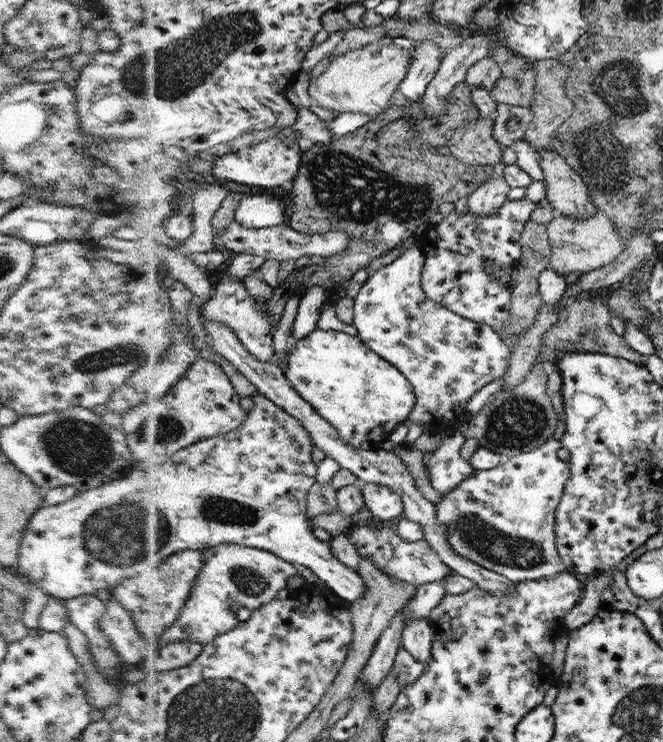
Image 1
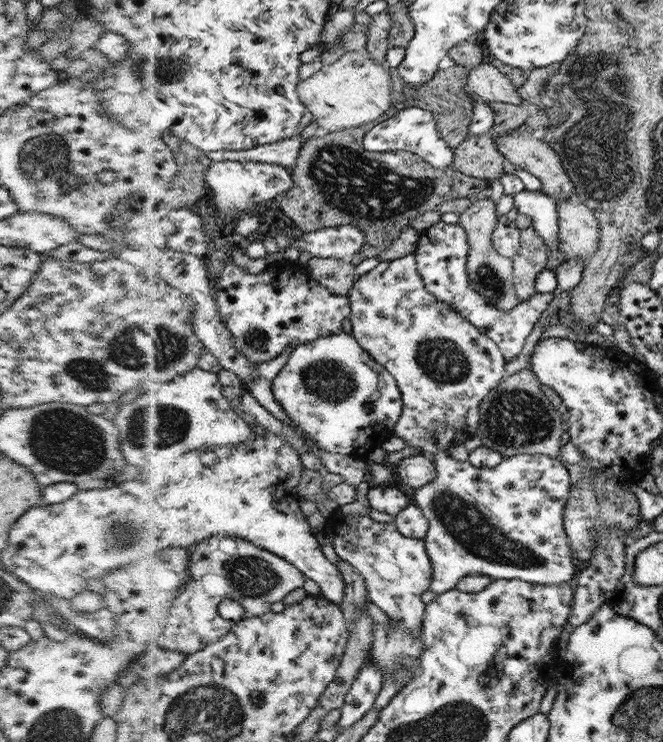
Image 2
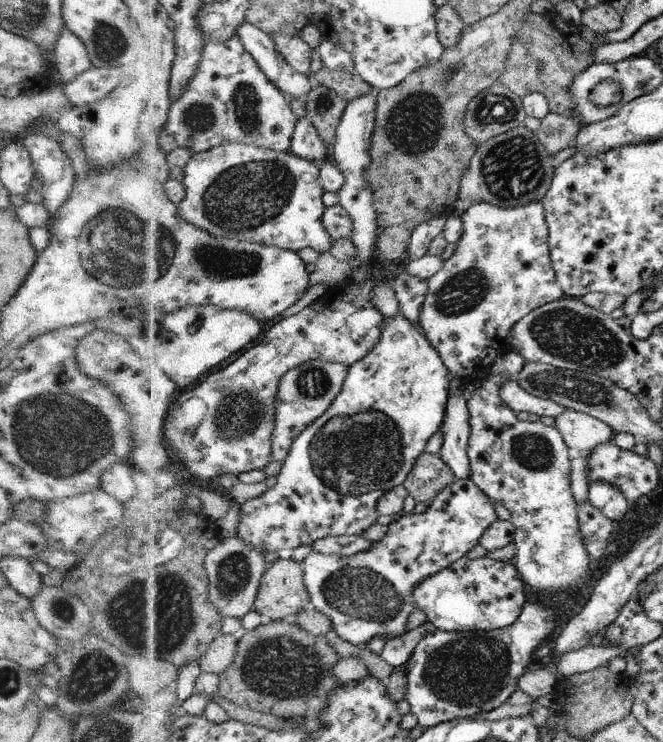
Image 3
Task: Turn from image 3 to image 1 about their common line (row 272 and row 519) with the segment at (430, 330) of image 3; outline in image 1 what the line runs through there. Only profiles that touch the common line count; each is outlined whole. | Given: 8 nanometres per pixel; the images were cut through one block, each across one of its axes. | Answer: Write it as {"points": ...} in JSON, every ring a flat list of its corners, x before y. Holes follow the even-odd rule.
{"points":[[551,435,536,450,513,456,510,462,490,470,475,470,471,477,460,482,455,489,443,493,442,500,435,504,437,523,445,532,452,550,492,572,501,574,512,583,538,581,565,572,566,565,555,545,555,512,564,492,564,482,571,475,571,468,557,455,562,447,563,442]]}

